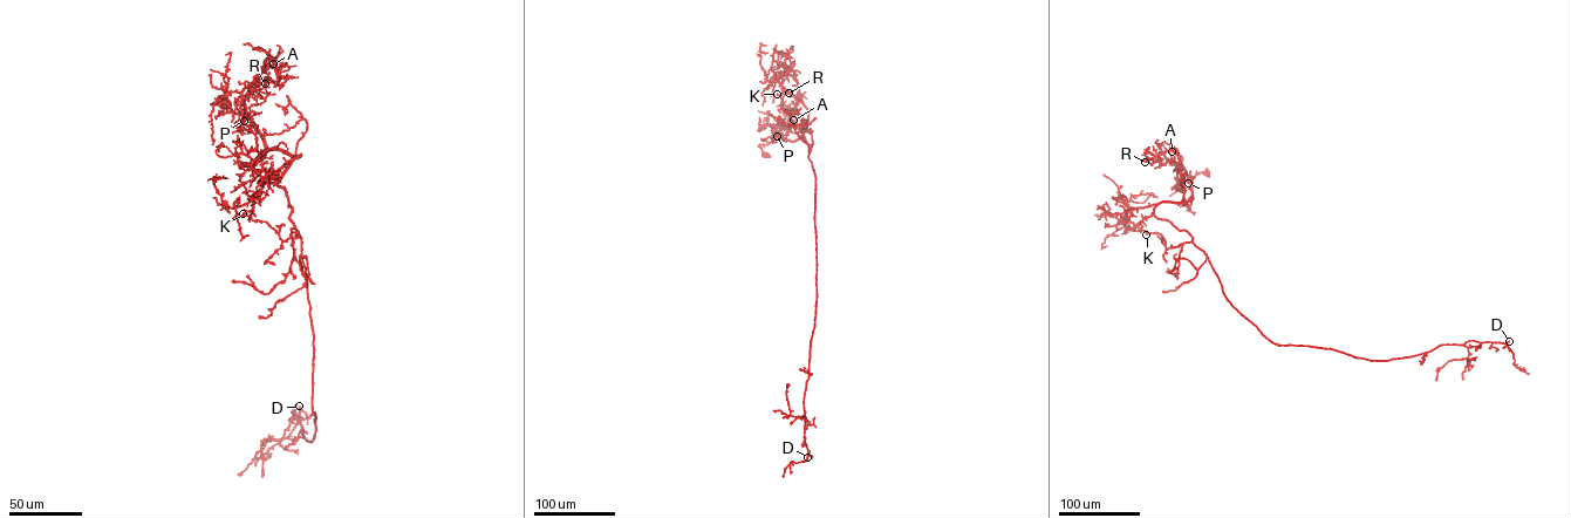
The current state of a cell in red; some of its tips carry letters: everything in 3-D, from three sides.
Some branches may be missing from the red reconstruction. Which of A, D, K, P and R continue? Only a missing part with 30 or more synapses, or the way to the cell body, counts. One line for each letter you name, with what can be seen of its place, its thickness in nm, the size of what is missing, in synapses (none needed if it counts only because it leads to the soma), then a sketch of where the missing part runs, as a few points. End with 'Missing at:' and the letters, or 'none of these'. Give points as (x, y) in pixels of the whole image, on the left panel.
D: at (299, 406); 200 nm thick; about 100 synapses; missing branch runs (299, 406), (289, 400), (302, 401), (318, 424), (301, 442), (287, 438)
Missing at: D

